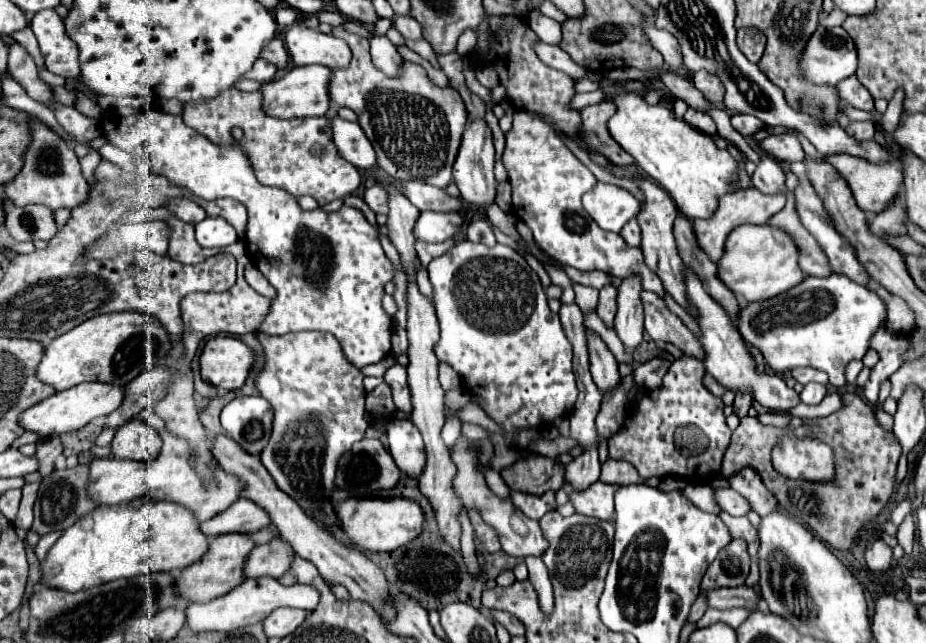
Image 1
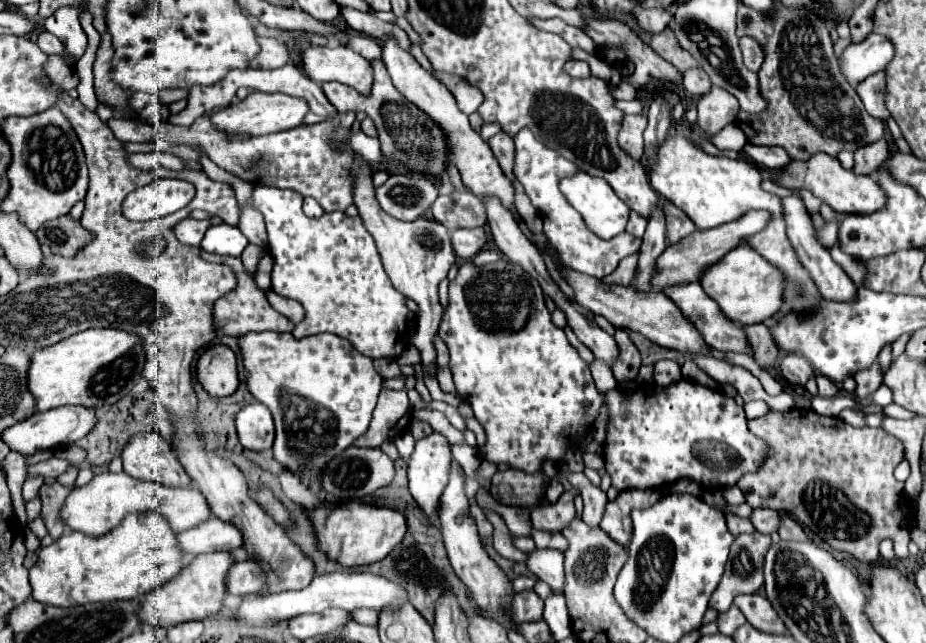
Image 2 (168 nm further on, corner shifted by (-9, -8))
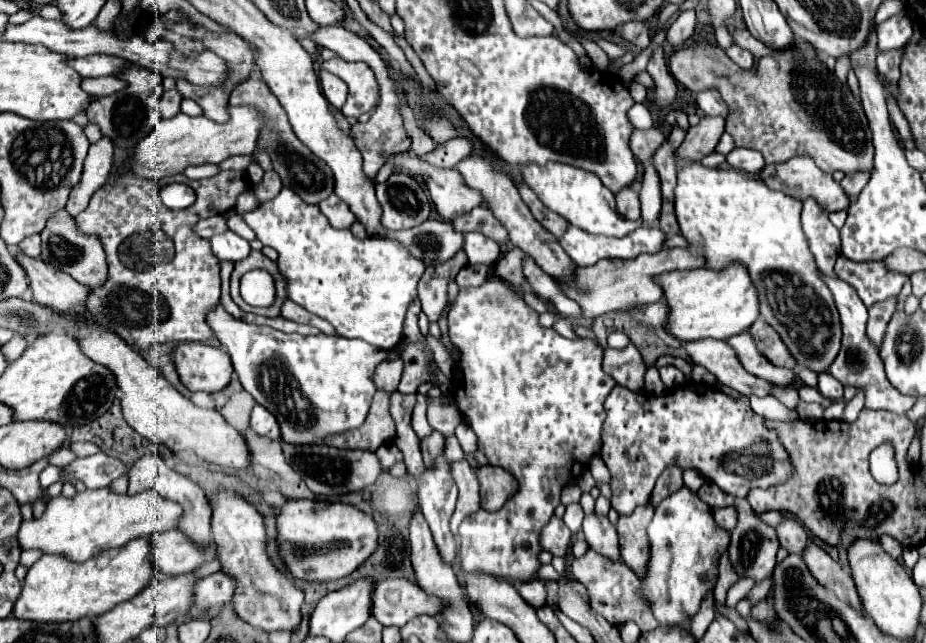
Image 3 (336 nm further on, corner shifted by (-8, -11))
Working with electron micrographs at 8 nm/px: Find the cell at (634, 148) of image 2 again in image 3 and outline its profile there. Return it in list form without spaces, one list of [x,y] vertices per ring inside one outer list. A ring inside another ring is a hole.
[[[651,128],[651,130],[635,130],[631,136],[631,150],[637,160],[645,162],[649,160],[655,150],[665,142],[665,136],[661,130]]]

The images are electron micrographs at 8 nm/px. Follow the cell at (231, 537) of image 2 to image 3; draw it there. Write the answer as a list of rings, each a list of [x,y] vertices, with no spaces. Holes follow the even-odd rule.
[[[177,528],[169,532],[157,532],[149,538],[149,542],[155,568],[167,576],[181,576],[193,572],[203,562],[215,558],[215,552],[203,552],[193,542],[187,542],[187,538]]]

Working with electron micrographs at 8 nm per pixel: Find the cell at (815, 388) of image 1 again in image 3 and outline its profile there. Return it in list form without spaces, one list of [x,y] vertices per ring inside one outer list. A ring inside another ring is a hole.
[[[829,372],[819,374],[817,390],[829,400],[843,400],[843,384],[839,380],[835,380]]]

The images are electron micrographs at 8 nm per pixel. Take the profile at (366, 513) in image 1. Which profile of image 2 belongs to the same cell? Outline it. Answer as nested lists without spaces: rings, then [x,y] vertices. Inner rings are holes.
[[[342,501],[342,503],[330,503],[330,505],[326,503],[324,507],[318,507],[310,517],[314,523],[316,535],[320,539],[320,547],[344,567],[370,565],[384,559],[396,549],[396,545],[402,543],[408,531],[408,521],[402,511],[396,511],[390,507],[366,505],[358,501]]]

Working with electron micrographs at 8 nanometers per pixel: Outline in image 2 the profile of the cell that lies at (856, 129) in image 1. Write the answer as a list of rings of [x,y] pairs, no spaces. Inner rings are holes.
[[[878,139],[874,143],[860,147],[858,151],[854,151],[854,161],[856,161],[854,173],[874,175],[874,171],[882,165],[882,159],[886,159],[886,155],[890,155],[886,139]]]

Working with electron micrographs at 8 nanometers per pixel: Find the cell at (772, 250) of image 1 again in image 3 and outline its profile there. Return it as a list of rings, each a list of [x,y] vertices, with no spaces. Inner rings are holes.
[[[731,264],[723,272],[713,272],[705,266],[675,270],[659,274],[653,280],[661,286],[669,308],[665,330],[681,342],[695,342],[701,338],[725,340],[747,330],[759,316],[757,290],[753,290],[753,282],[749,282],[749,274],[741,264]]]

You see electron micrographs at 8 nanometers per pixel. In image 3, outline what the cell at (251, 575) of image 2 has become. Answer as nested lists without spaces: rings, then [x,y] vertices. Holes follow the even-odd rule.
[[[215,572],[207,578],[197,580],[197,584],[193,588],[191,612],[193,610],[209,610],[209,608],[215,608],[219,604],[231,602],[233,586],[235,586],[233,578],[225,576],[223,572]]]

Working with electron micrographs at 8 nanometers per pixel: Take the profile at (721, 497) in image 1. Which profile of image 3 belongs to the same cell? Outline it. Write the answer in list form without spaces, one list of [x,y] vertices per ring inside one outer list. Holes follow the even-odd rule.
[[[785,518],[779,526],[777,526],[777,534],[781,540],[781,546],[787,548],[793,554],[803,554],[803,550],[813,542],[811,536],[807,534],[807,530],[793,518]]]

